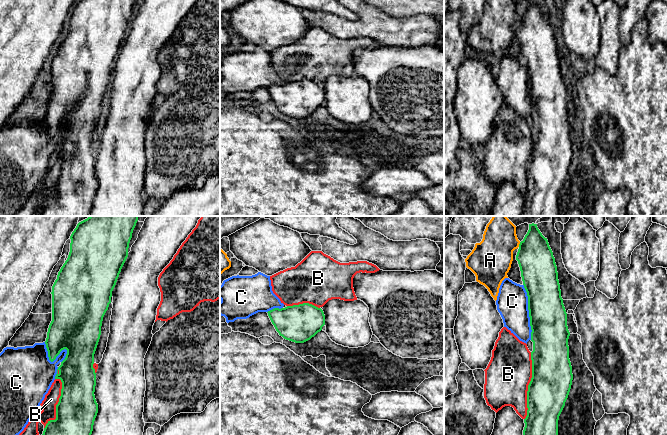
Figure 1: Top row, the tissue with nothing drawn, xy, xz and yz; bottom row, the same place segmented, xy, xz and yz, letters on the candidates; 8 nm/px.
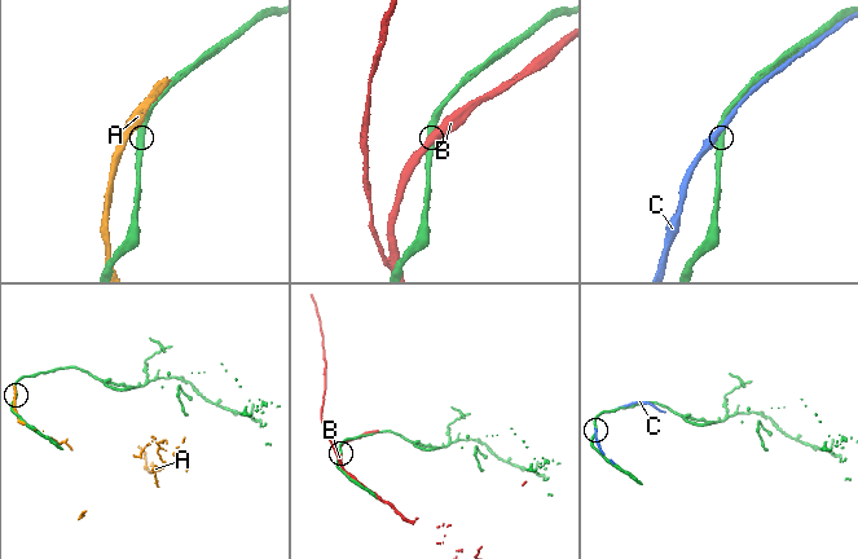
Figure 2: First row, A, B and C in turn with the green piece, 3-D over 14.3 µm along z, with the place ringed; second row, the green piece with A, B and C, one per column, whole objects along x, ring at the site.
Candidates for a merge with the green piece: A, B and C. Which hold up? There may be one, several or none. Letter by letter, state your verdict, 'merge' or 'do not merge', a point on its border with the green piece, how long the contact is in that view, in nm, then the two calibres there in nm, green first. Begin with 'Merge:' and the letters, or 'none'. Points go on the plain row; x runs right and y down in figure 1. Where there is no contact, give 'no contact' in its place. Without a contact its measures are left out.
Merge: none
A: do not merge | yz (519, 20) | 40 nm | 280/320 nm
B: do not merge | yz (528, 162) | 550 nm | 320/360 nm
C: do not merge | yz (529, 88) | 460 nm | 300/260 nm

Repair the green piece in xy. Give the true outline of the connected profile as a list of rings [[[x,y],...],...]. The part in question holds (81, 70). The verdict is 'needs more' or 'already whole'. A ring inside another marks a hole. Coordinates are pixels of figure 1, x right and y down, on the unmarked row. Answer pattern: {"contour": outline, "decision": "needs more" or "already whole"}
{"contour": [[[77,0],[70,15],[70,28],[52,62],[52,97],[45,117],[48,133],[53,138],[60,128],[67,126],[57,145],[55,155],[62,158],[61,172],[56,181],[56,195],[46,200],[41,216],[90,216],[98,180],[95,175],[96,149],[94,130],[101,111],[103,93],[111,79],[112,67],[128,33],[129,19],[136,0]]], "decision": "already whole"}

